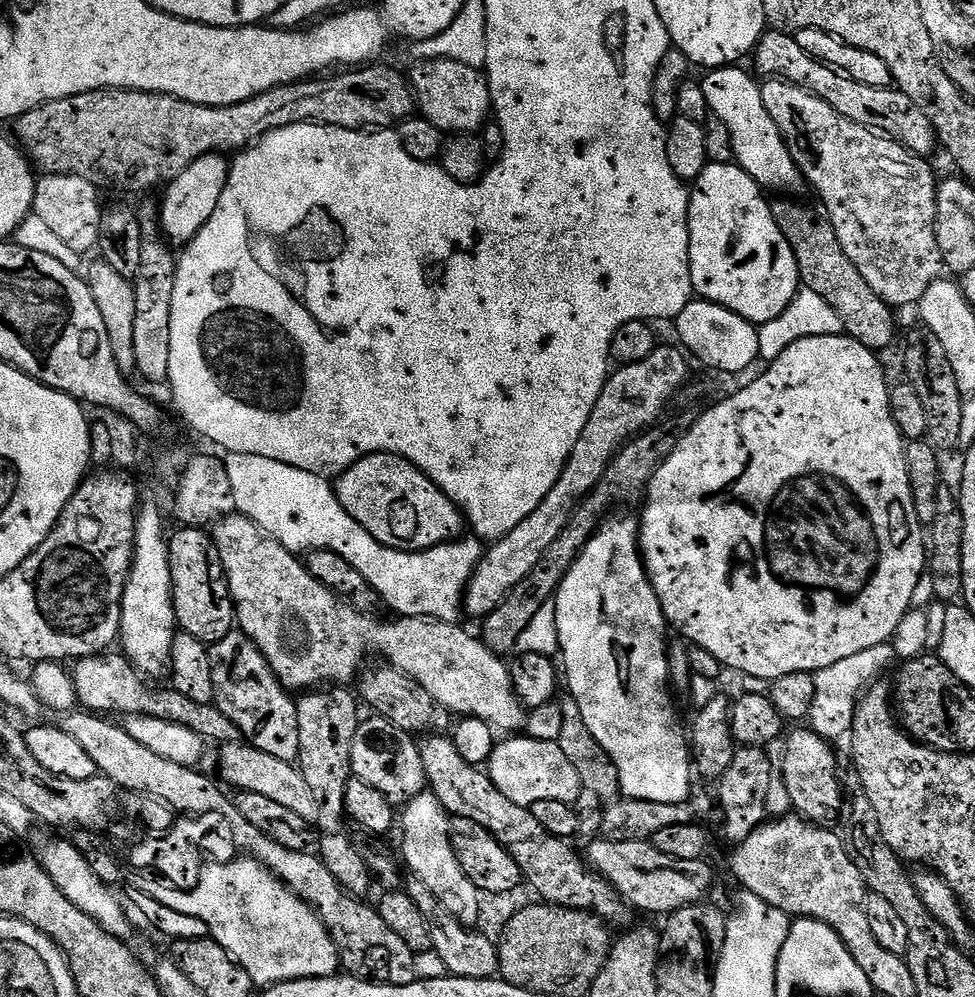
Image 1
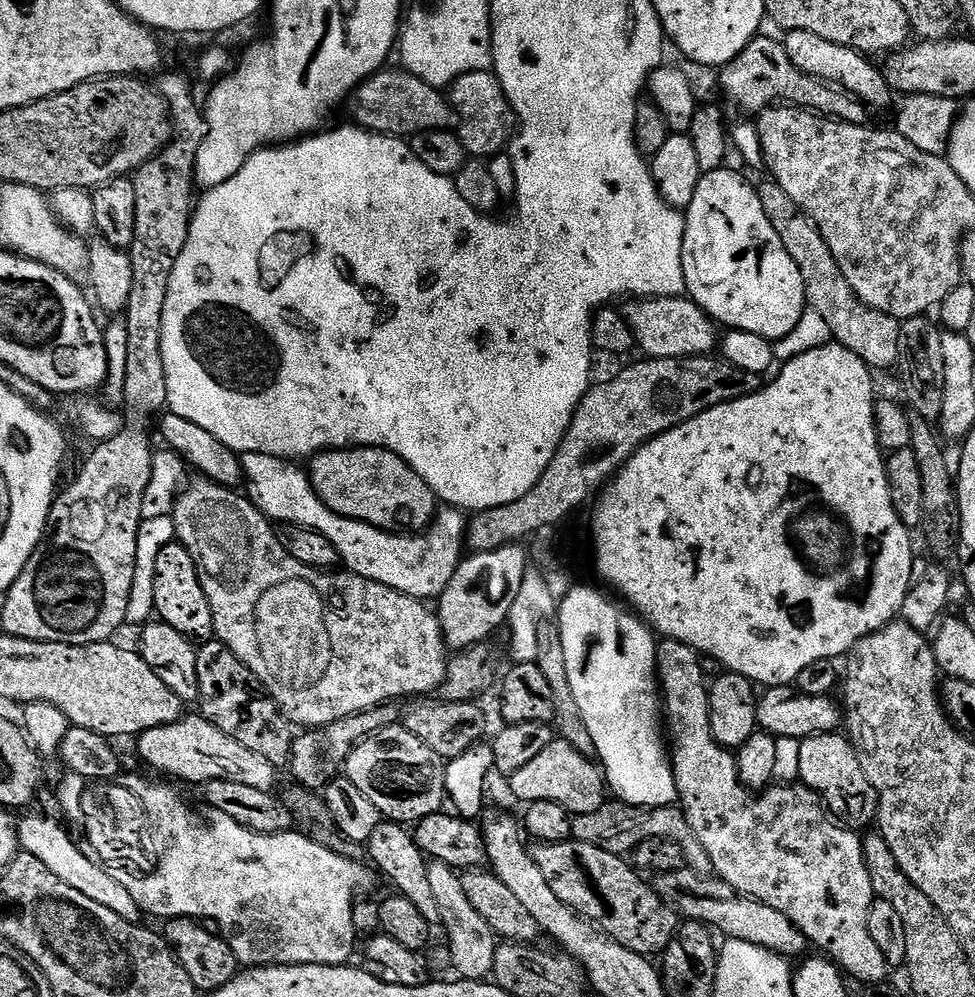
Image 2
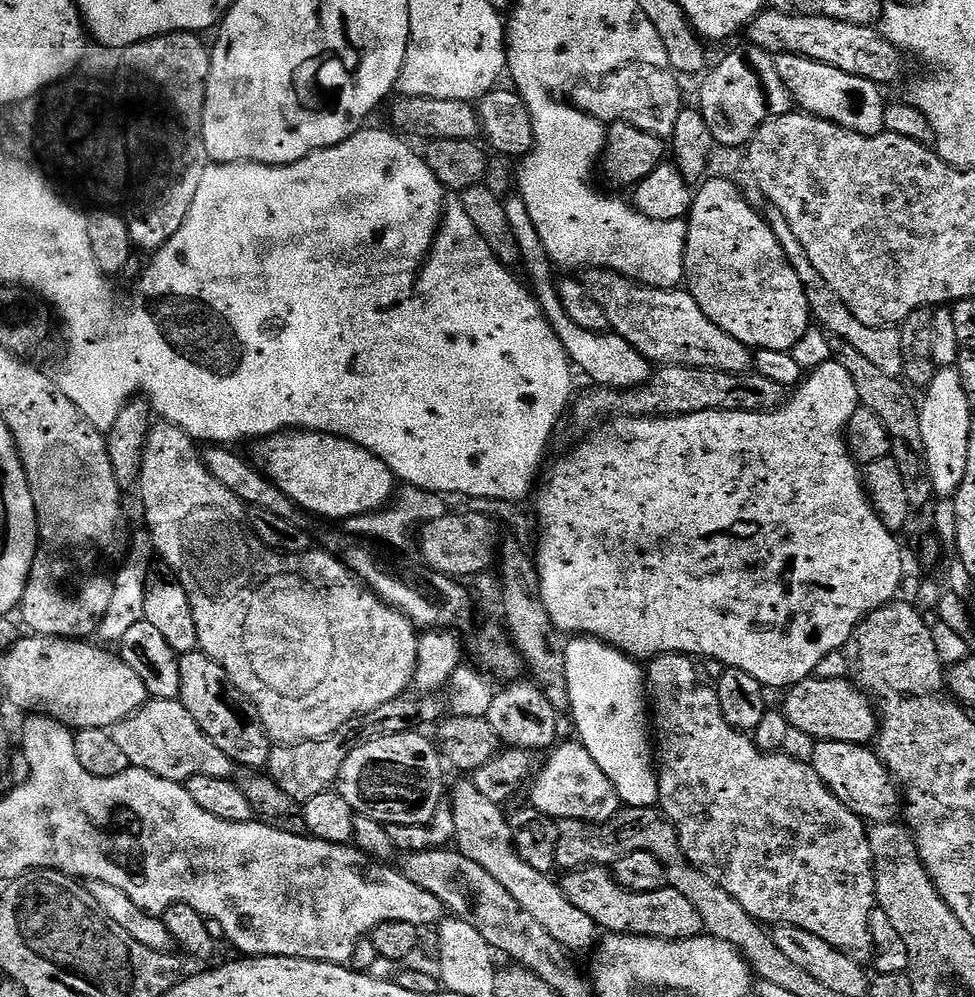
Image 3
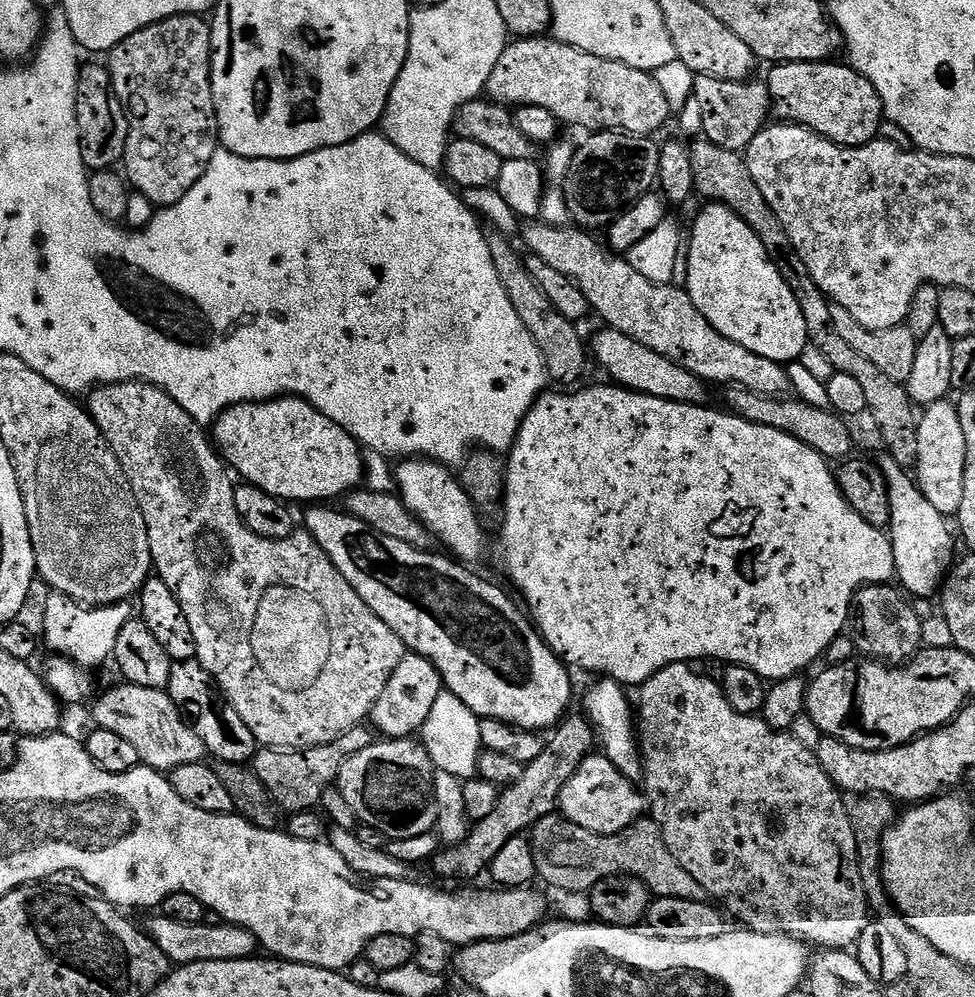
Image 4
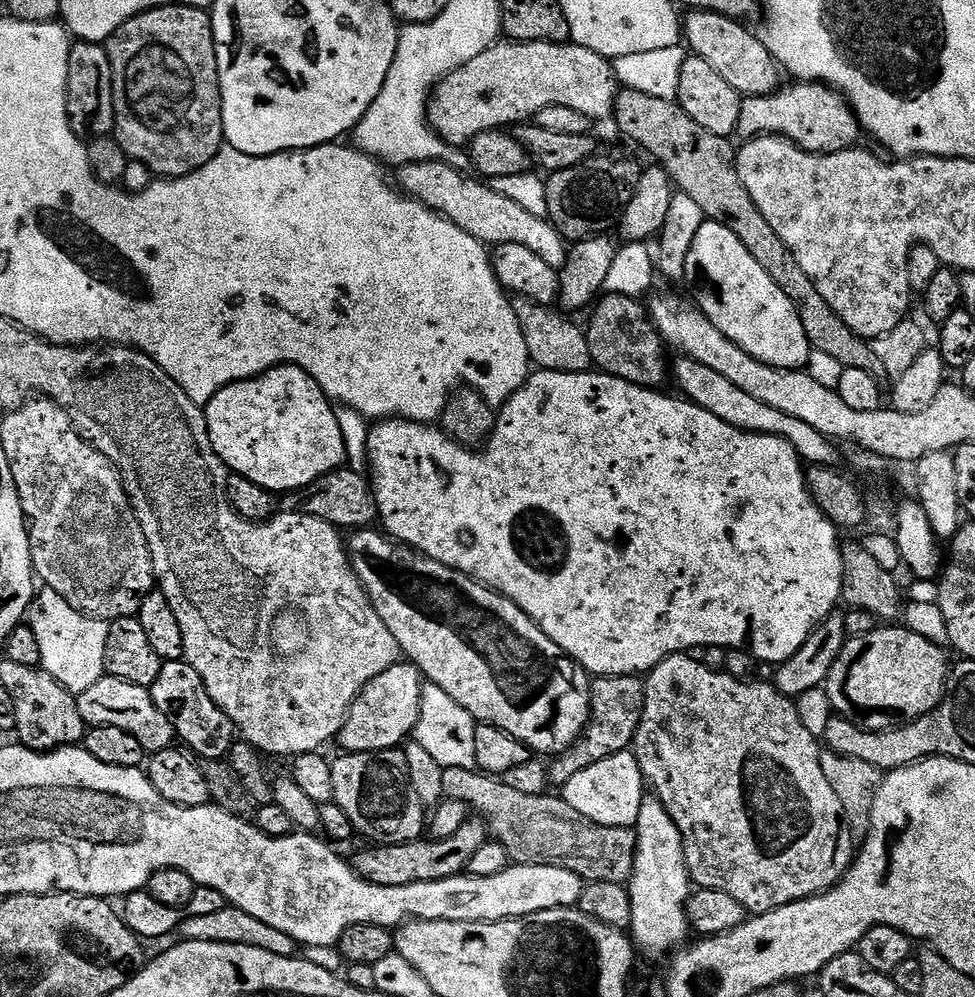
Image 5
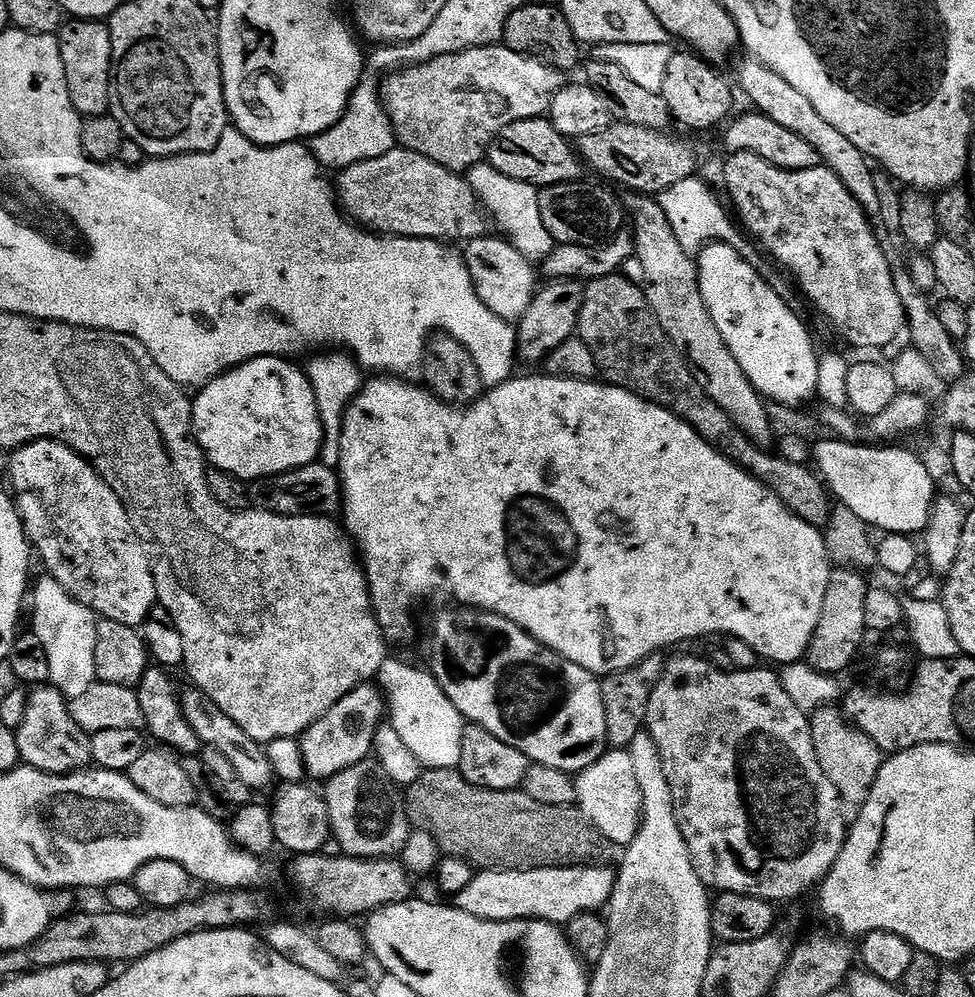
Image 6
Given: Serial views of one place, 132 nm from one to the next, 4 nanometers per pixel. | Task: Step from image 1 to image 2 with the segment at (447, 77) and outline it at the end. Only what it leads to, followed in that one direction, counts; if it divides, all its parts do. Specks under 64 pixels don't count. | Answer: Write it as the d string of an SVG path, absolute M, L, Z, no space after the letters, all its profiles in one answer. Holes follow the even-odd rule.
M491 71L462 74L447 89L446 99L454 117L456 137L462 142L469 157L491 158L496 153L505 151L514 128L513 114L495 74Z

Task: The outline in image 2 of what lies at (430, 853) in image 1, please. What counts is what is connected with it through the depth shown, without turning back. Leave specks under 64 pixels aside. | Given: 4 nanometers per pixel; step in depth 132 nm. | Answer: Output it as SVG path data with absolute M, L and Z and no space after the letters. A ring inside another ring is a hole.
M432 860L428 865L430 874L430 887L434 894L434 899L438 901L438 914L440 924L448 937L446 943L452 955L452 968L457 977L466 980L483 981L491 977L492 967L494 966L494 954L498 947L498 937L493 932L492 927L470 906L470 898L462 890L460 876L457 869L449 864L444 864L440 860Z

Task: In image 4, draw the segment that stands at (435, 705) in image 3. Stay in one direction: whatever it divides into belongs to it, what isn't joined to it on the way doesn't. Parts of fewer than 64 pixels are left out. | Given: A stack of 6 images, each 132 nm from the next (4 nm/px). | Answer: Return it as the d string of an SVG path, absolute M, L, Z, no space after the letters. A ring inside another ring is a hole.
M357 726L340 733L336 739L325 744L314 744L303 750L298 748L265 748L257 747L256 755L250 761L252 772L262 782L269 797L285 808L285 813L306 812L315 809L321 803L325 789L333 785L339 777L340 767L355 752L370 746L374 742L371 727Z

